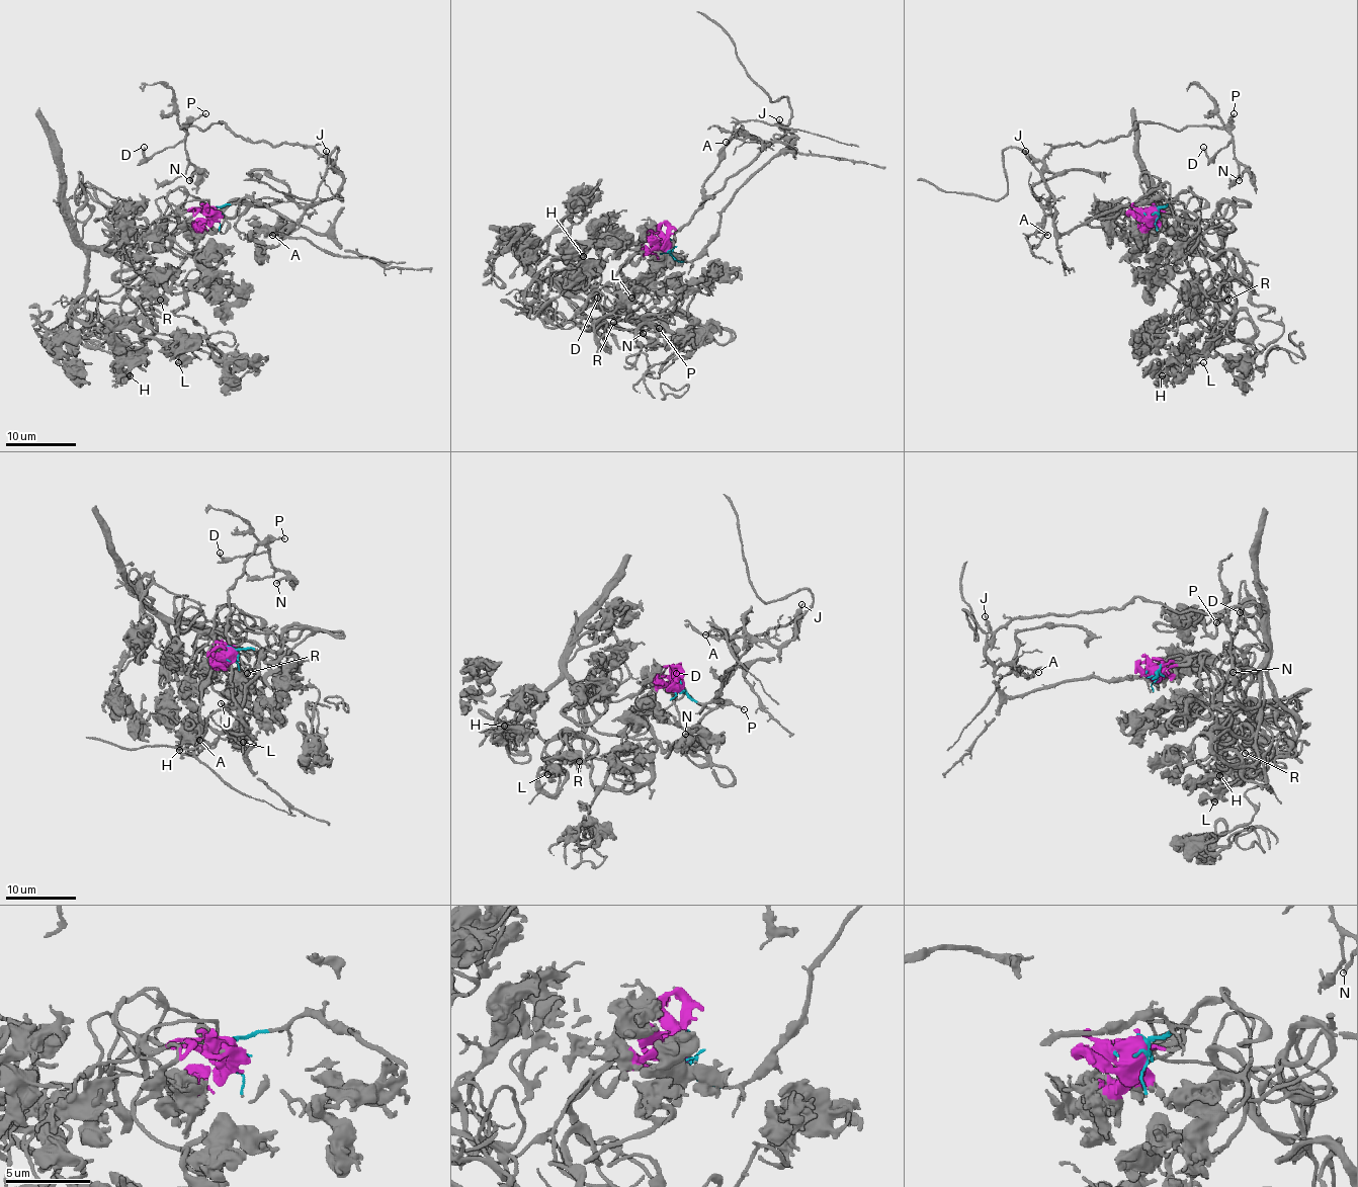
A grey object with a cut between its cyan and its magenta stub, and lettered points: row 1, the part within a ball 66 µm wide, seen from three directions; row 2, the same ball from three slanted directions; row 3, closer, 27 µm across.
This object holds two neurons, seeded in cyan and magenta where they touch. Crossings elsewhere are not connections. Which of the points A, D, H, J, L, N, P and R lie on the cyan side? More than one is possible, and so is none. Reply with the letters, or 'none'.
A, D, J, N, P

